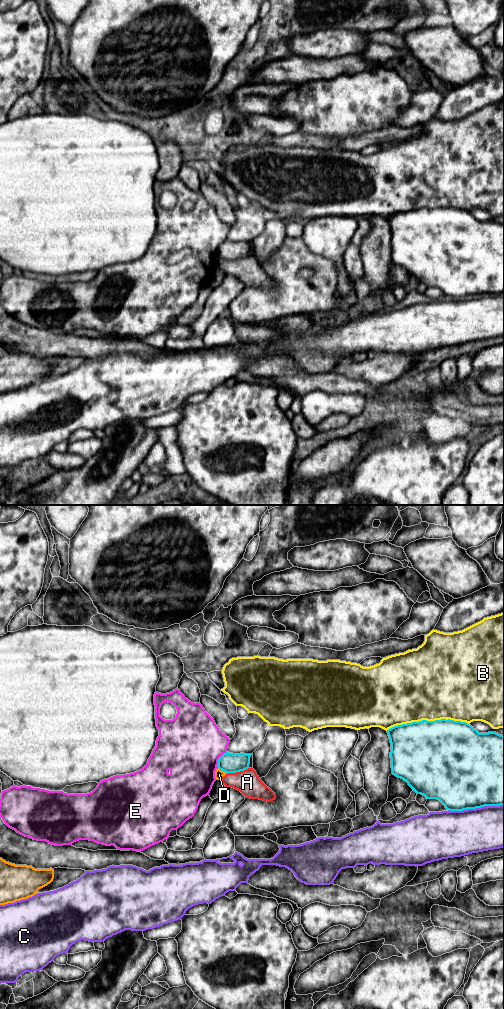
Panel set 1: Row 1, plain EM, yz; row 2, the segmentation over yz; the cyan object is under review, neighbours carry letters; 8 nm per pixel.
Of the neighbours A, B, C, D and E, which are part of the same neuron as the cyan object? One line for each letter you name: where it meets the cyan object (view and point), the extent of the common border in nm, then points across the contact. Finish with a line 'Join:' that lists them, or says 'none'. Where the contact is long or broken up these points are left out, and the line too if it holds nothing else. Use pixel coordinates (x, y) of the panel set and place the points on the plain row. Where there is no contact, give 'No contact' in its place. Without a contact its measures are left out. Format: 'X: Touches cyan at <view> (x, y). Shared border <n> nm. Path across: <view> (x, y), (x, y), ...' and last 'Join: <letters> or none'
Join: none

